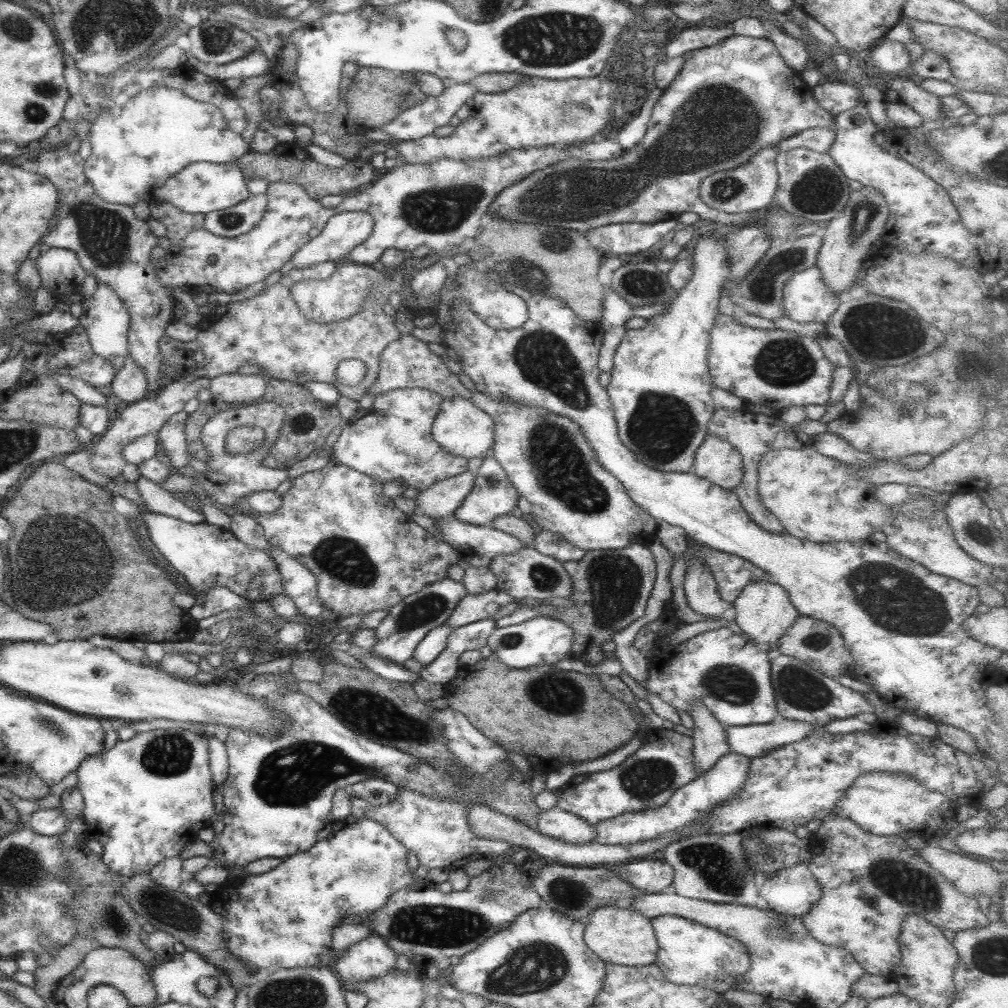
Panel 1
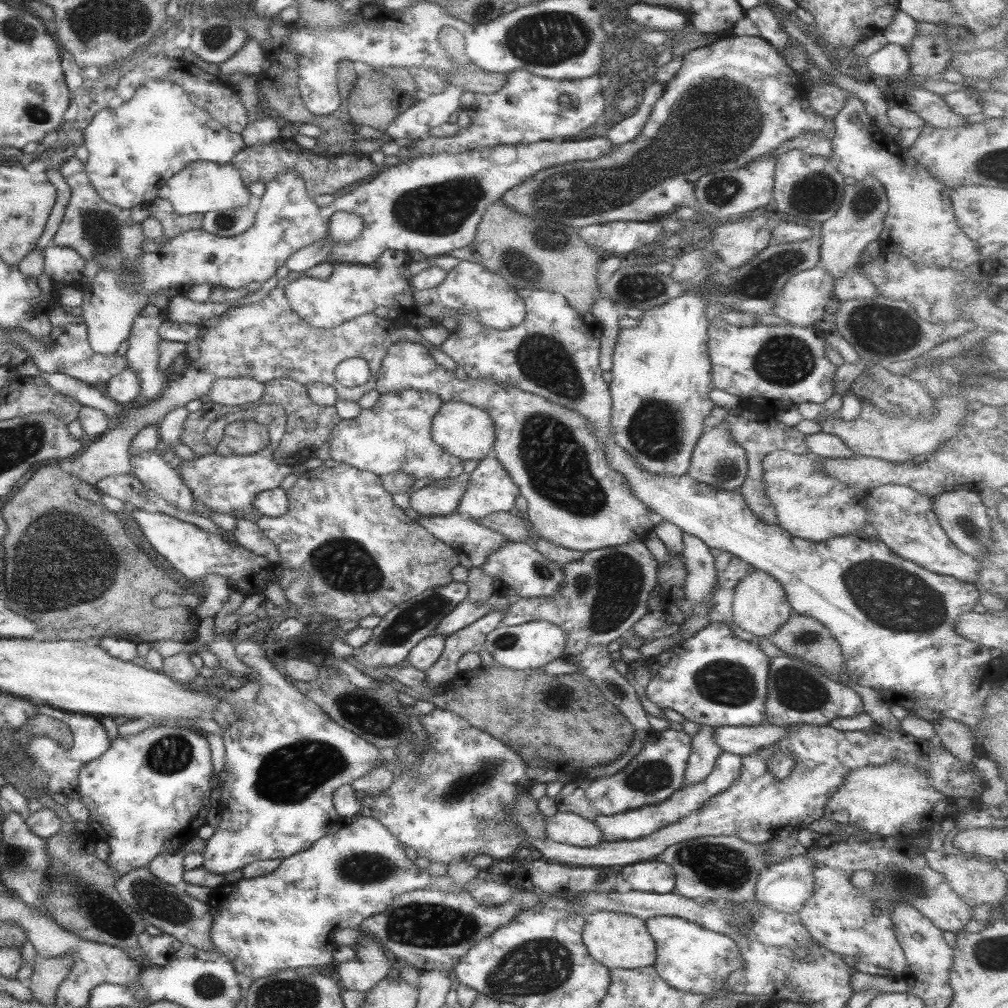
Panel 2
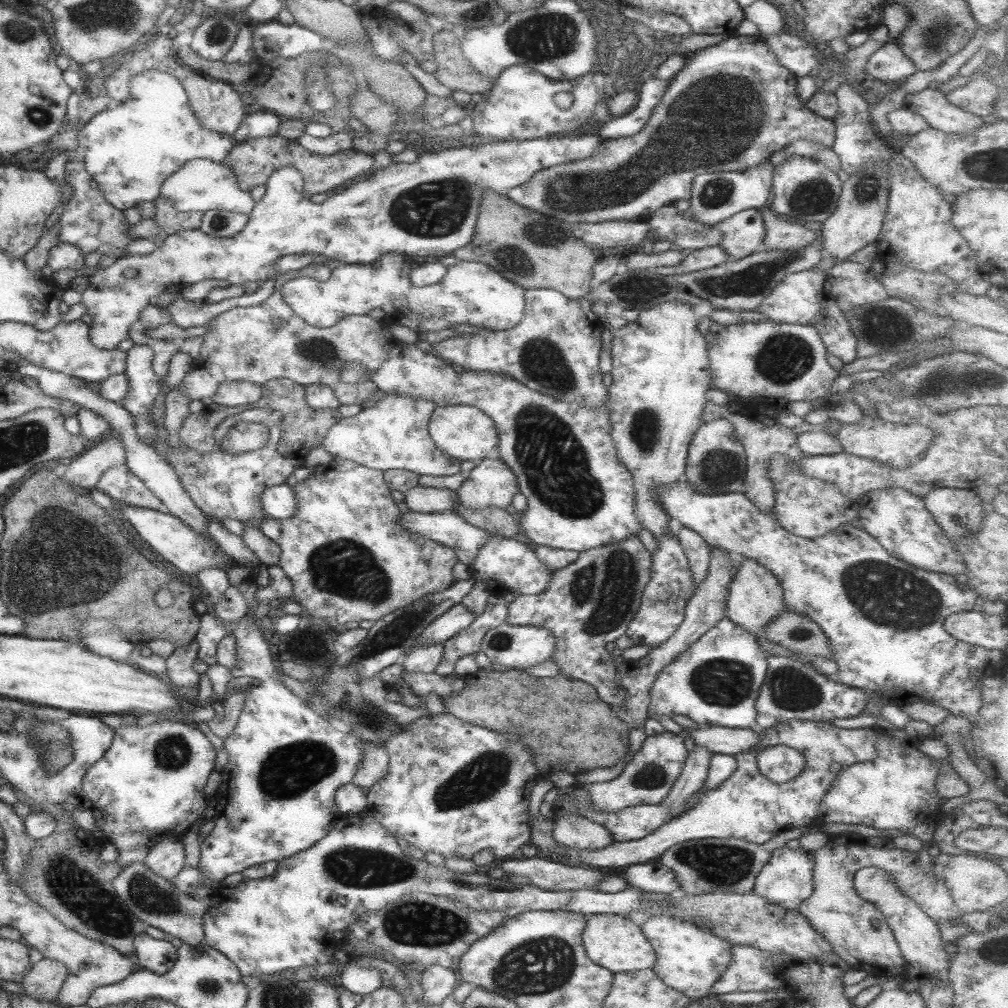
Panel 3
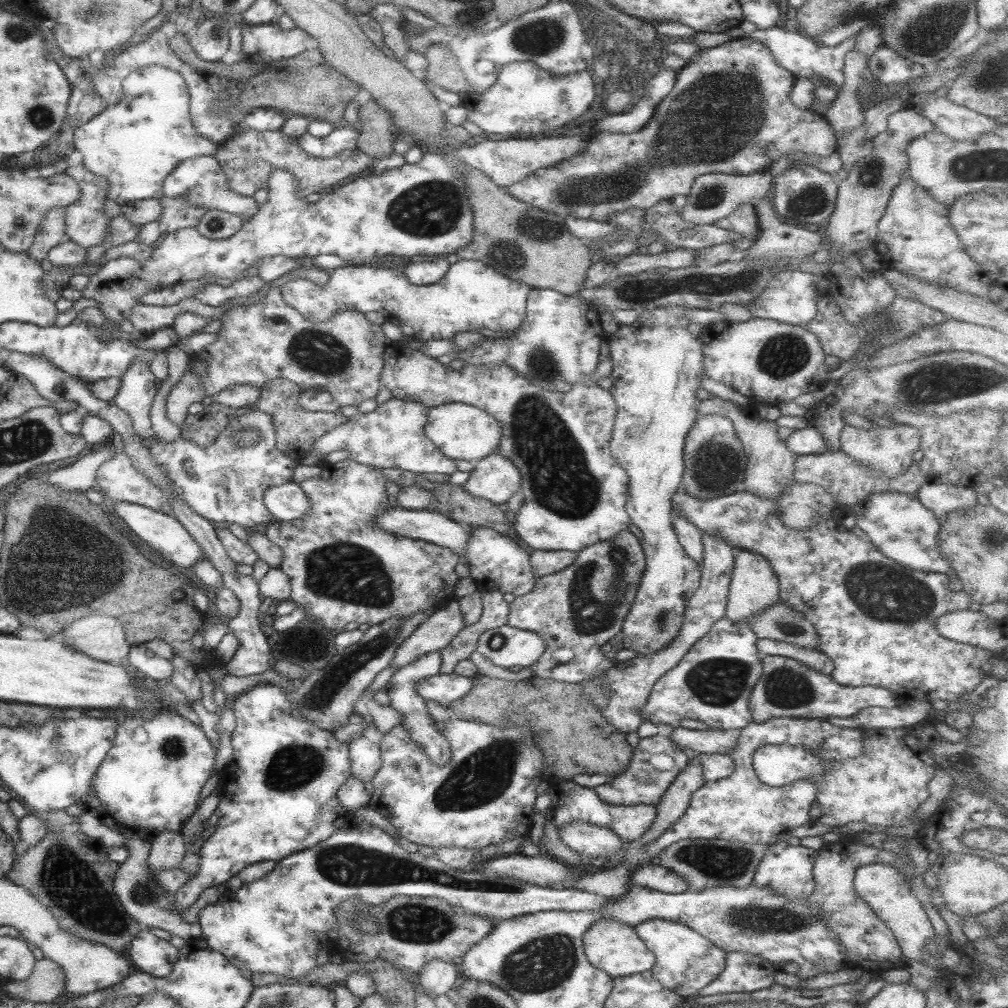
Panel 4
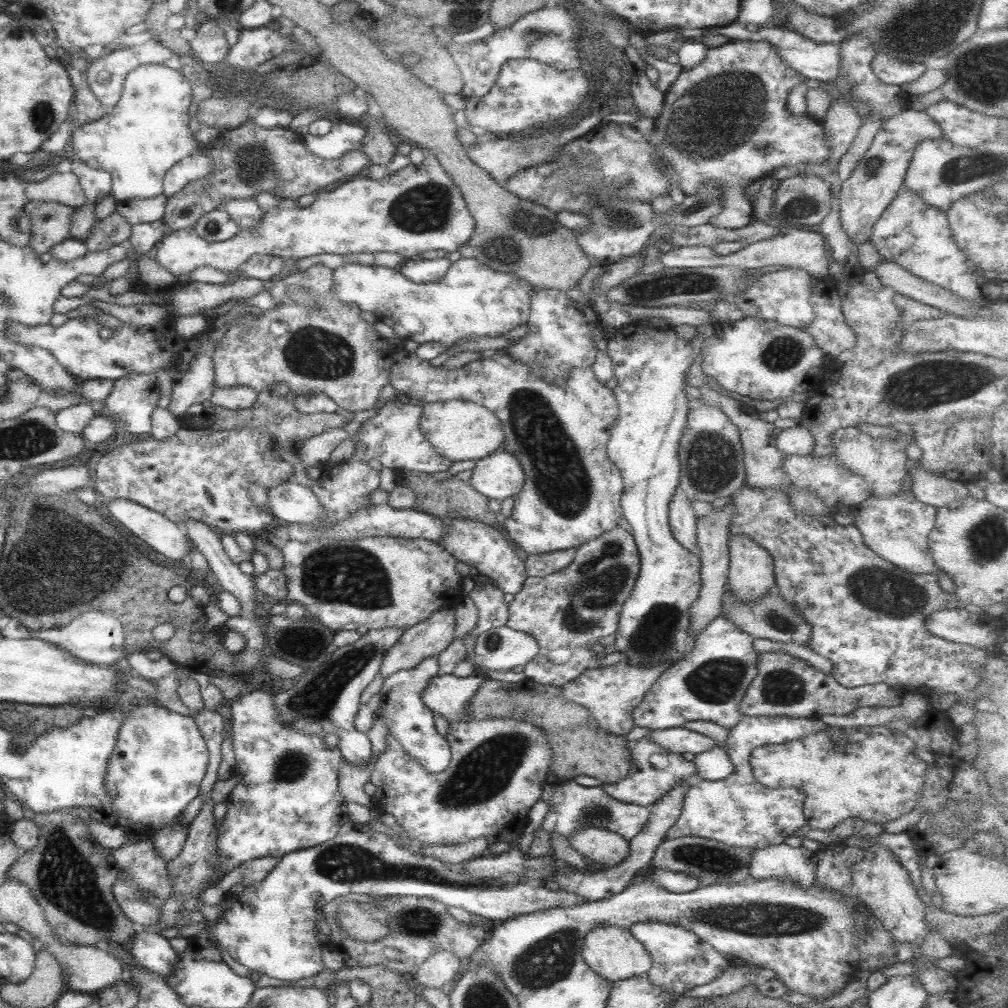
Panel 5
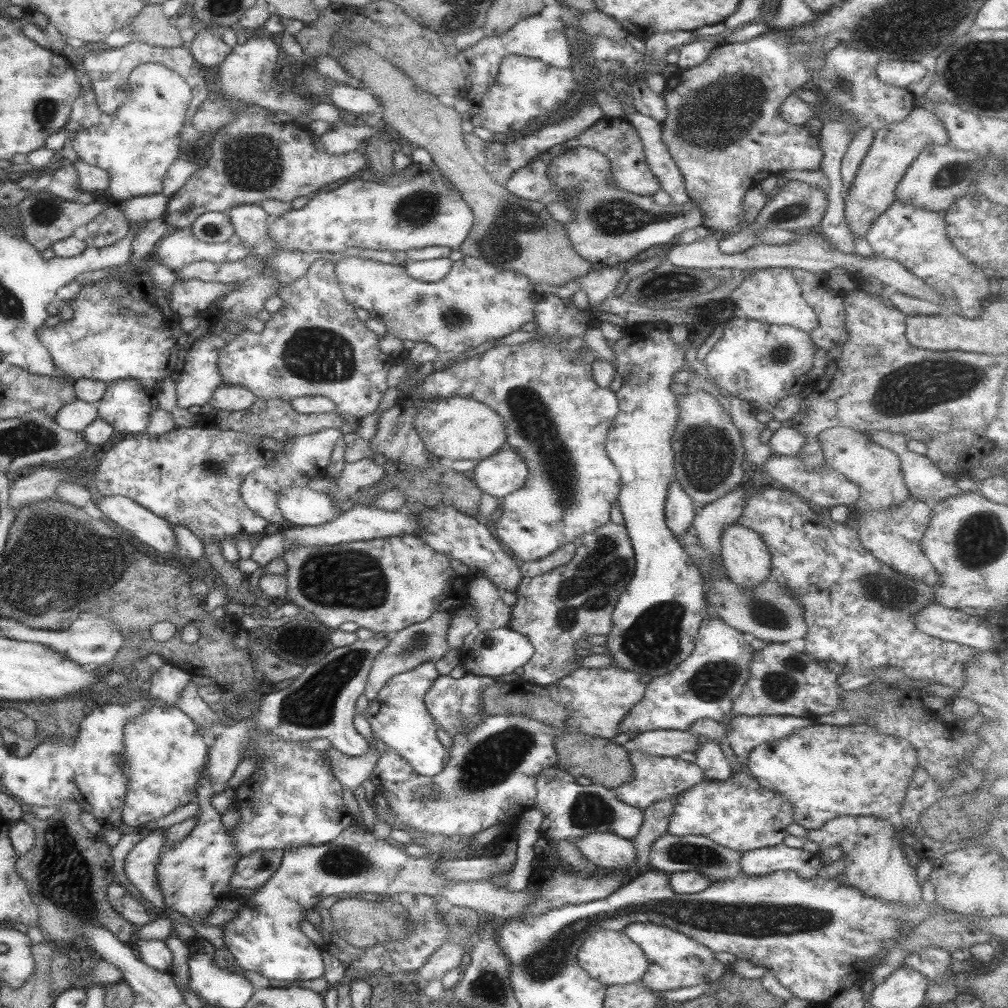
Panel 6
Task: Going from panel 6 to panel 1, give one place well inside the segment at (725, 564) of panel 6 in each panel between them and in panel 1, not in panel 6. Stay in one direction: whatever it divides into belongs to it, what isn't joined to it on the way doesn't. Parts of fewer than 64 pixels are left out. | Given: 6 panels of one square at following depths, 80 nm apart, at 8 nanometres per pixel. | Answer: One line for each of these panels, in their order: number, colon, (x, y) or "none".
1: (762, 610)
2: (758, 607)
3: (754, 598)
4: (753, 586)
5: (749, 573)

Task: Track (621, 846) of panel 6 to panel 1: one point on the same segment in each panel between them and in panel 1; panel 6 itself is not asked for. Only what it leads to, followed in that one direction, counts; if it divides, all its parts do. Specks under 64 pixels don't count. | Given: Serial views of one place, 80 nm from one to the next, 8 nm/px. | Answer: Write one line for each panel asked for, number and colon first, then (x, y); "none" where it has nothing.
1: (556, 823)
2: (564, 827)
3: (576, 832)
4: (582, 838)
5: (600, 846)

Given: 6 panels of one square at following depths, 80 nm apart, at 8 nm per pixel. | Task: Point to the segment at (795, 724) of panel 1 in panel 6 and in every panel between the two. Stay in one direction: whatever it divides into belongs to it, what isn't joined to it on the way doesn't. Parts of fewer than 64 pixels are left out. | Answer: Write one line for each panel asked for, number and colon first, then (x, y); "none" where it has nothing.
2: (744, 740)
3: (724, 741)
4: (709, 741)
5: (679, 740)
6: (671, 743)

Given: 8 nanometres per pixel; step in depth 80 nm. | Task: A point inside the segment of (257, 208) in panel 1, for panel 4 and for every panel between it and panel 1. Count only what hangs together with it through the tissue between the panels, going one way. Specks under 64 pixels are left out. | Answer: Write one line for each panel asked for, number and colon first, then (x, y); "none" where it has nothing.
2: (232, 222)
3: (223, 224)
4: (214, 224)

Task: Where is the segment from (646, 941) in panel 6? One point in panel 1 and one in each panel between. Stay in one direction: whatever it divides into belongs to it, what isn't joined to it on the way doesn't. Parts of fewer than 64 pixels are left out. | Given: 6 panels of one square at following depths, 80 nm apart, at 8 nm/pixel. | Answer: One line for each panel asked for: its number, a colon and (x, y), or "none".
1: (688, 953)
2: (689, 958)
3: (688, 959)
4: (684, 962)
5: (680, 961)

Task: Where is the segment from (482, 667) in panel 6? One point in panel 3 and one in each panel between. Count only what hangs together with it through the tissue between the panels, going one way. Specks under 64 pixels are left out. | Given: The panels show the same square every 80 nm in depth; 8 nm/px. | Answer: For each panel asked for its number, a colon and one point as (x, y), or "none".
3: (518, 647)
4: (505, 647)
5: (499, 650)

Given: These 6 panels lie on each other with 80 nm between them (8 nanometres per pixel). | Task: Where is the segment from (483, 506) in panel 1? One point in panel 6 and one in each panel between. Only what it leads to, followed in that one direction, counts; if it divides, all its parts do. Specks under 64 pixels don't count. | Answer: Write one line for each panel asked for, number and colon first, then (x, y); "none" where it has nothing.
2: (489, 488)
3: (490, 483)
4: (494, 477)
5: (499, 475)
6: (504, 471)

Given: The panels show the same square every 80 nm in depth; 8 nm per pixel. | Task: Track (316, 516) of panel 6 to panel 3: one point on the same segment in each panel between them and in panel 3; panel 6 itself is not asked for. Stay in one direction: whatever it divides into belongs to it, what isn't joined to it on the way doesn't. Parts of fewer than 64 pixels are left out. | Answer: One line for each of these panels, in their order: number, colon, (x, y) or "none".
3: (278, 502)
4: (285, 502)
5: (289, 502)

